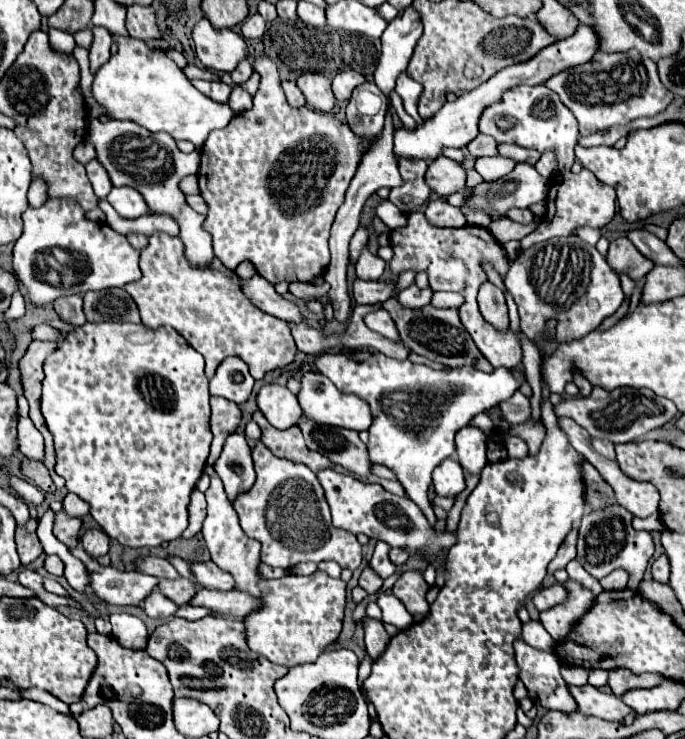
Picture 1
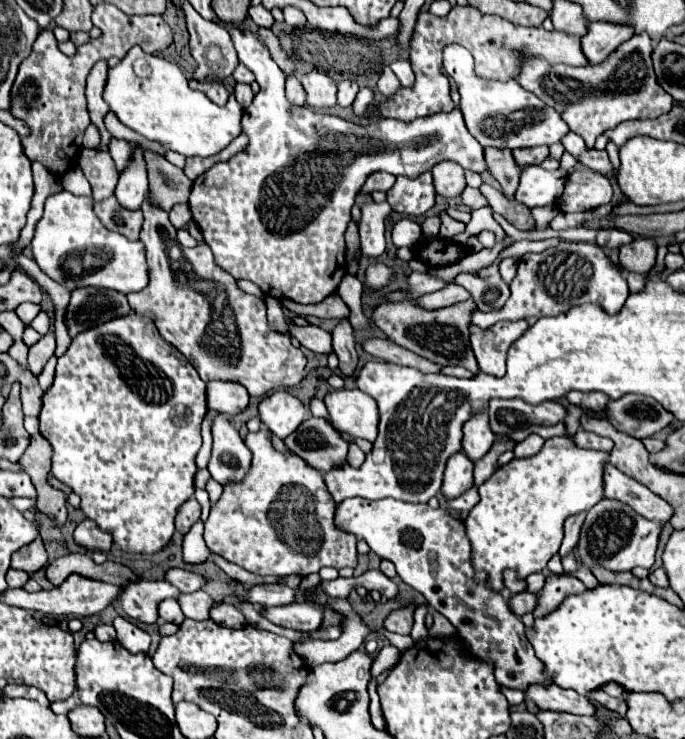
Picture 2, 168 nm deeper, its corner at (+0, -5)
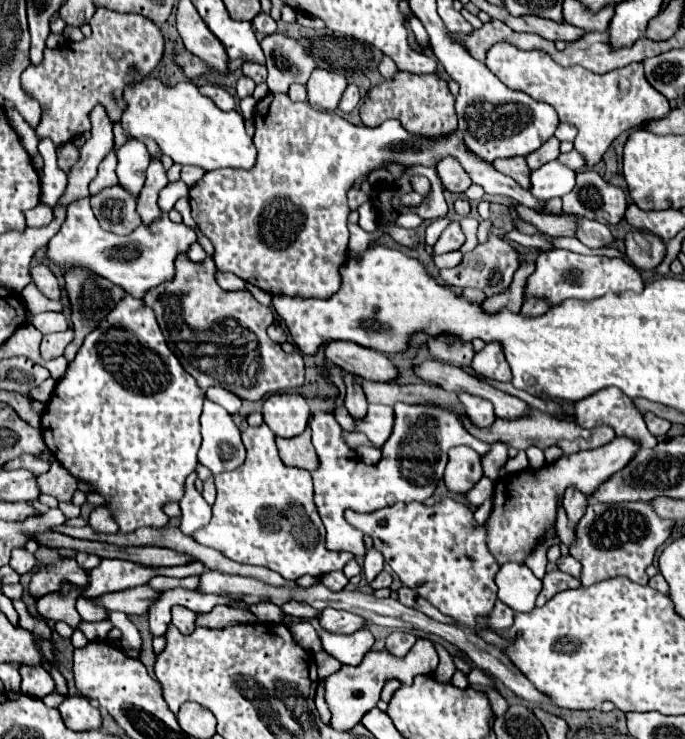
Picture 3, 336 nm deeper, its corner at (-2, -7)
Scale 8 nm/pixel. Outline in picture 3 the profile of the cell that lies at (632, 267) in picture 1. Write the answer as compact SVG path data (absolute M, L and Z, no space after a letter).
M629 231L625 237L625 255L639 271L649 271L663 261L665 245L653 233Z

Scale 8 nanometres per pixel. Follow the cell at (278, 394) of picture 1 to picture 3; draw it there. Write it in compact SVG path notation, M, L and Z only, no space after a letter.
M273 393L263 403L263 419L277 437L295 437L303 433L309 417L309 405L299 393Z

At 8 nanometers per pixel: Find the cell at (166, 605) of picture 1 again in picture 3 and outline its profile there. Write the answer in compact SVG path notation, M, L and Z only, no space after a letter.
M173 607L171 609L171 615L173 615L173 625L183 633L183 635L189 635L193 633L195 629L195 613L193 611L187 611L185 607Z

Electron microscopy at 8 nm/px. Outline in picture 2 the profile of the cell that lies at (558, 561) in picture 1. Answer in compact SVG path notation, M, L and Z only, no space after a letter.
M577 513L577 515L571 515L571 517L565 521L565 537L563 537L563 543L561 543L561 549L559 549L559 555L561 555L561 557L569 555L571 549L577 545L583 519L585 519L585 513Z

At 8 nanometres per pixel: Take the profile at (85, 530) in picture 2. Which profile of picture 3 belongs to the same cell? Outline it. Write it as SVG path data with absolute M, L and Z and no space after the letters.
M95 507L93 509L93 513L89 517L89 525L93 527L95 533L117 533L119 531L111 513L105 507Z

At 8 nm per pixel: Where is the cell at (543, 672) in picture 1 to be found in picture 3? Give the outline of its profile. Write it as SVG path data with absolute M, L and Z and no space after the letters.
M453 499L439 501L433 507L425 503L395 503L371 513L347 511L345 519L373 539L375 549L383 553L403 585L417 591L443 615L451 615L457 627L473 631L501 651L509 647L511 639L503 639L497 631L479 631L475 627L475 619L495 607L497 585L493 579L499 565L489 553L485 529L473 519L469 505Z

